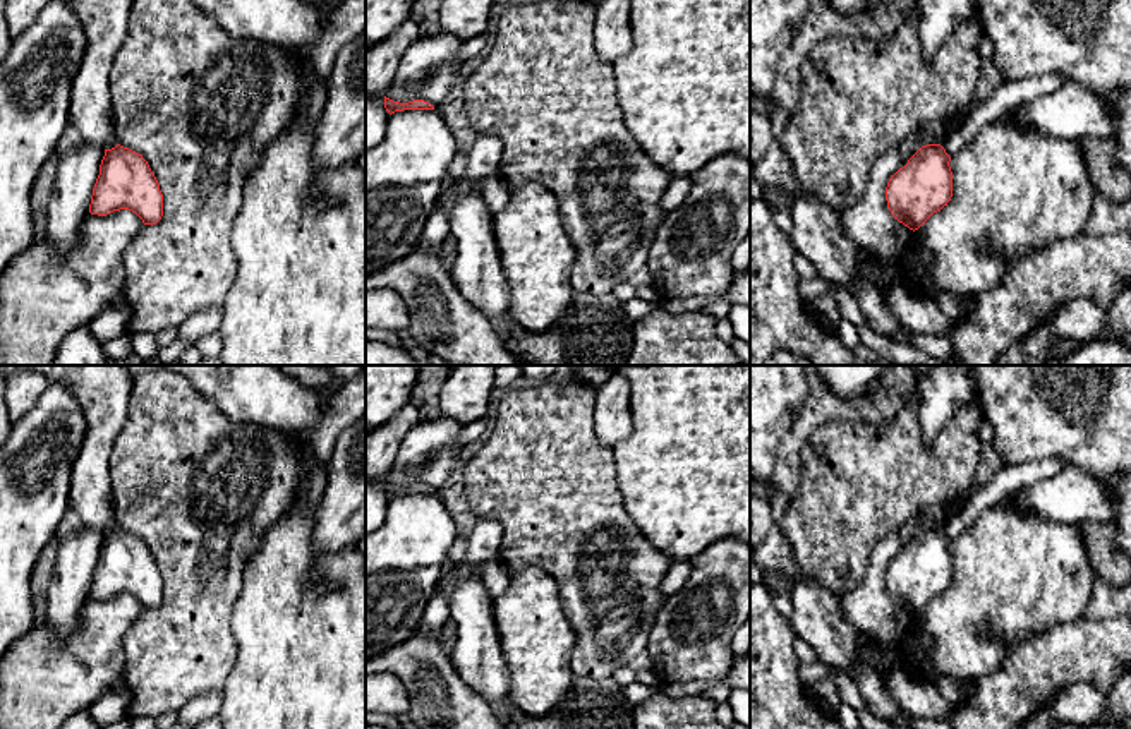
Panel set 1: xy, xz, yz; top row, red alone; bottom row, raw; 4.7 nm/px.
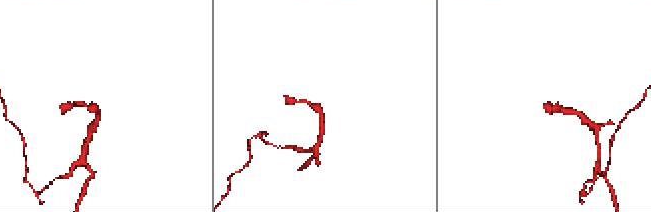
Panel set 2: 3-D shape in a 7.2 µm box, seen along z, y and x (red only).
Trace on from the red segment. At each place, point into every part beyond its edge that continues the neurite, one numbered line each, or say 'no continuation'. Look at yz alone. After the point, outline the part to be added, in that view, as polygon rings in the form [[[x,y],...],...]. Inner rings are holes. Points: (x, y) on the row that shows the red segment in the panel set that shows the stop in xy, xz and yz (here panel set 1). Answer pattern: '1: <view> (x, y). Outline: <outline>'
no continuation

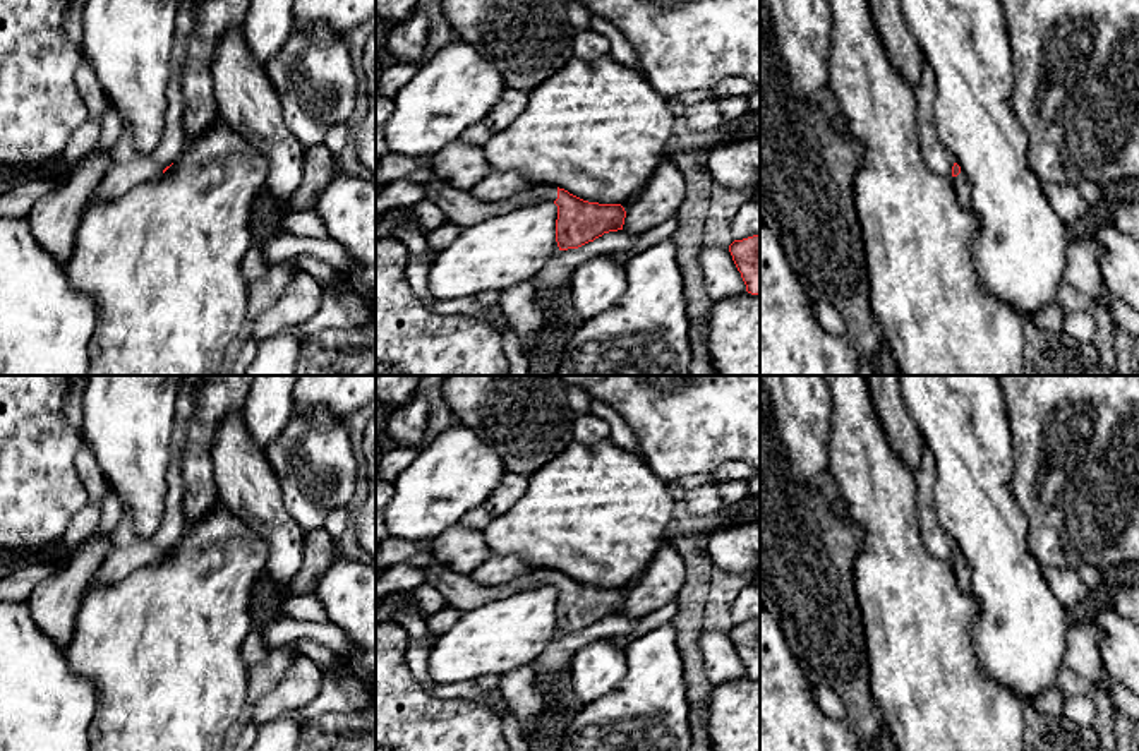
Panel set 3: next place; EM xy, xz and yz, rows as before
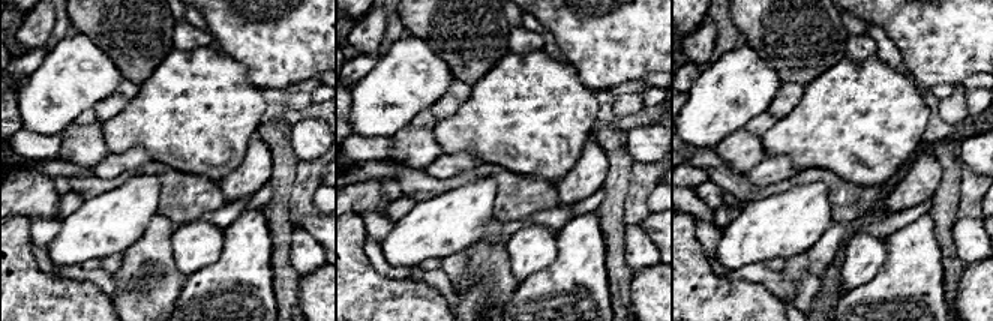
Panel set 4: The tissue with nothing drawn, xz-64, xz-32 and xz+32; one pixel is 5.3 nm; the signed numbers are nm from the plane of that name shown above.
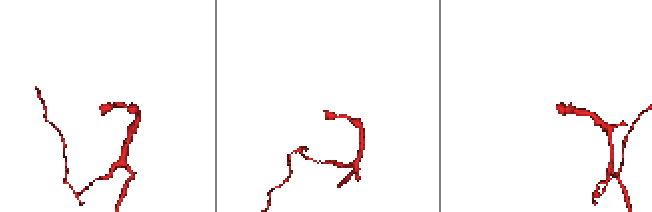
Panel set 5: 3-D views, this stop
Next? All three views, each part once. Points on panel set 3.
1: xz (460, 206). Outline: [[[417,171],[407,180],[424,183],[427,187],[425,201],[436,204],[446,214],[449,223],[461,228],[506,214],[528,204],[540,201],[554,202],[557,199],[557,187],[554,185],[530,185],[506,201],[482,202],[477,201],[468,190],[456,190],[443,185],[432,171]]]

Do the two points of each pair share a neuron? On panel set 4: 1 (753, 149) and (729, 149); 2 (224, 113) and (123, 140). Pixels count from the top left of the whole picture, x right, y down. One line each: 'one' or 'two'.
1: one
2: one

